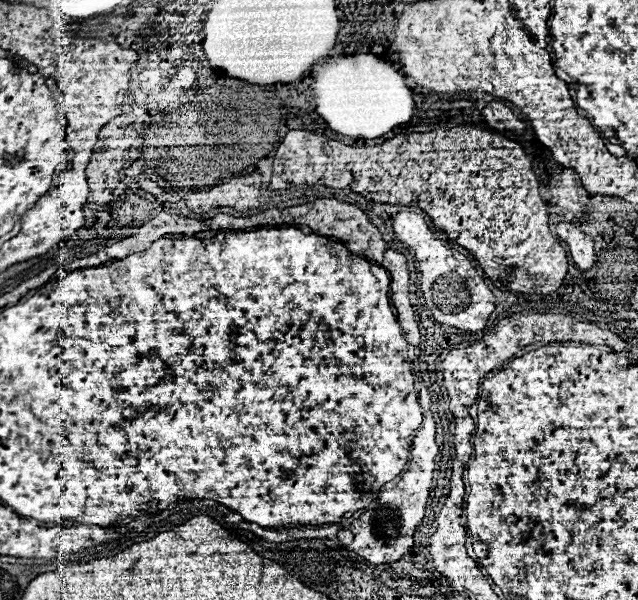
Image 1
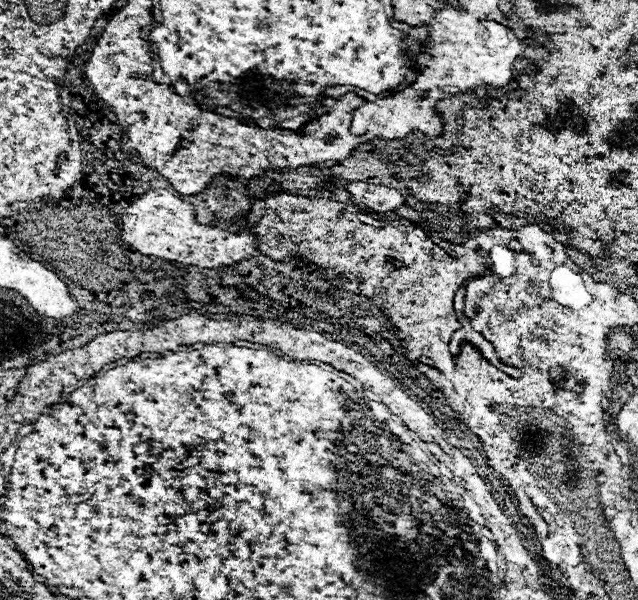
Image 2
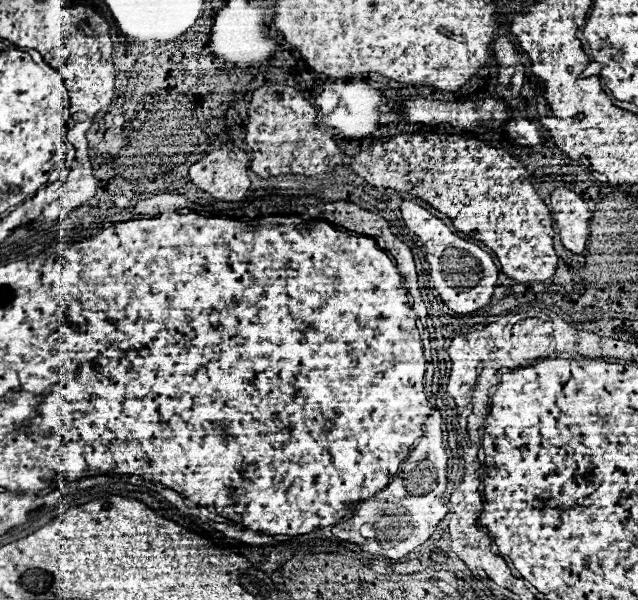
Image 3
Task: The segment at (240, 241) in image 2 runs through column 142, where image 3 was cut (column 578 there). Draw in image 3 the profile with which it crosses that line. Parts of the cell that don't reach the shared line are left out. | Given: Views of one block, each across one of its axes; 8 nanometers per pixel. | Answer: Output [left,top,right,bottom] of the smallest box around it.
[550,186,592,254]

